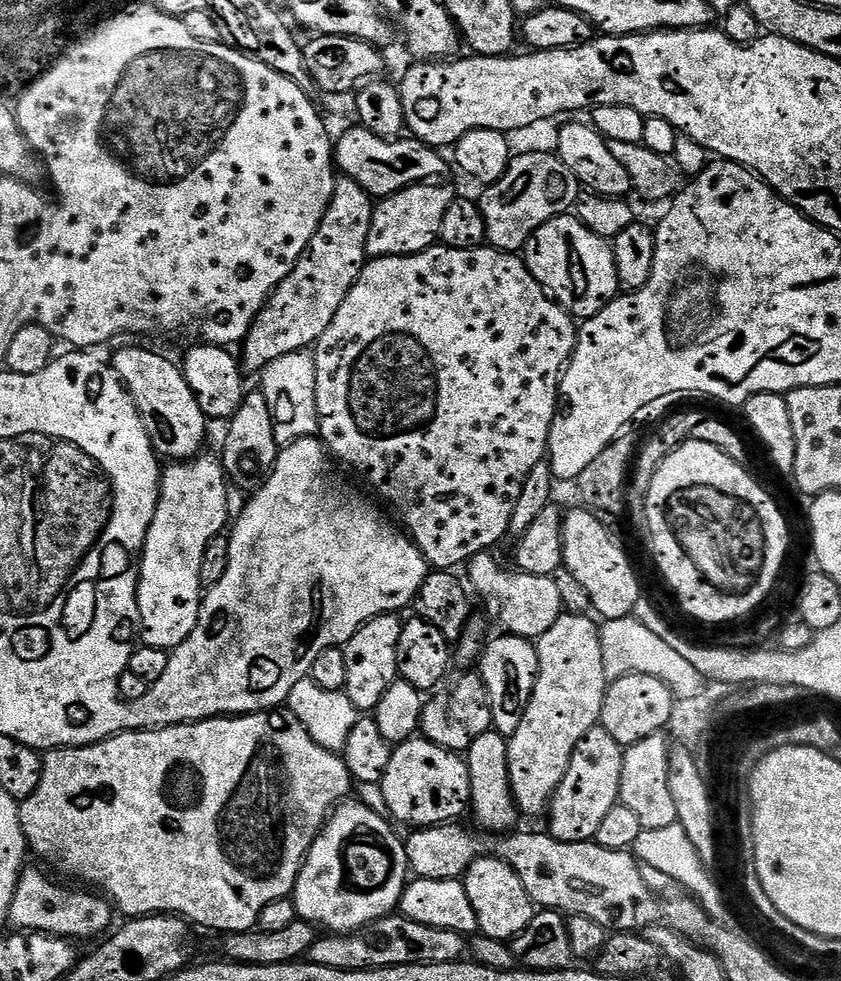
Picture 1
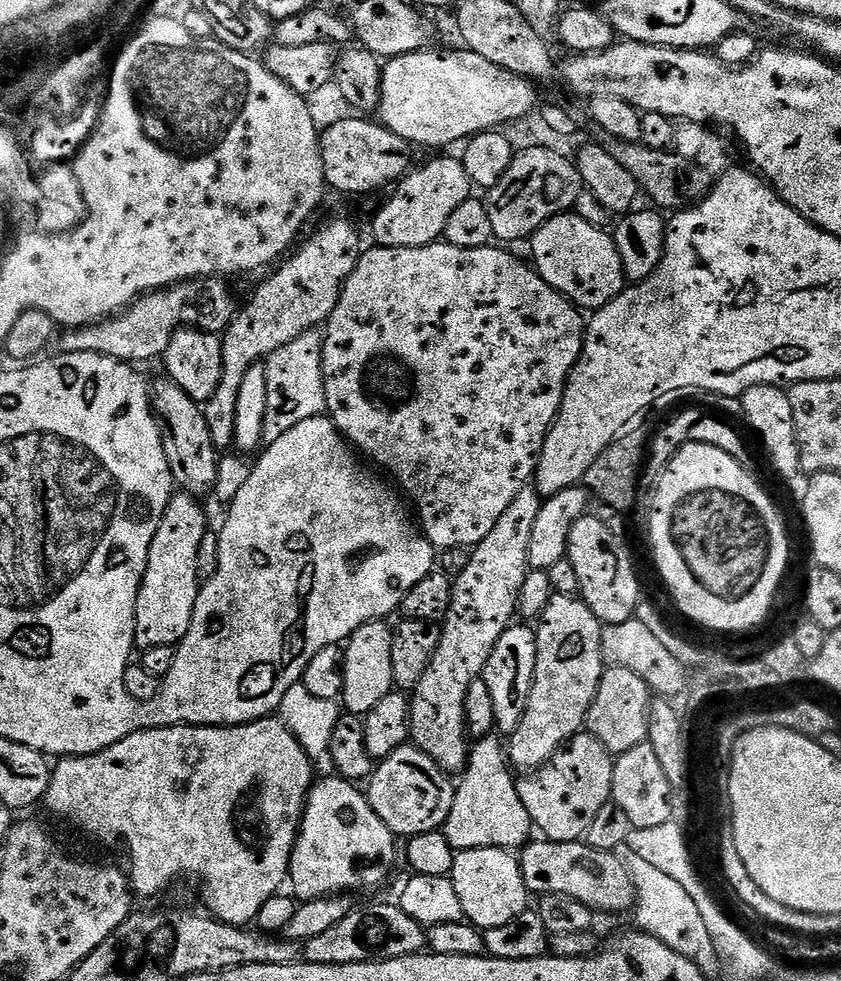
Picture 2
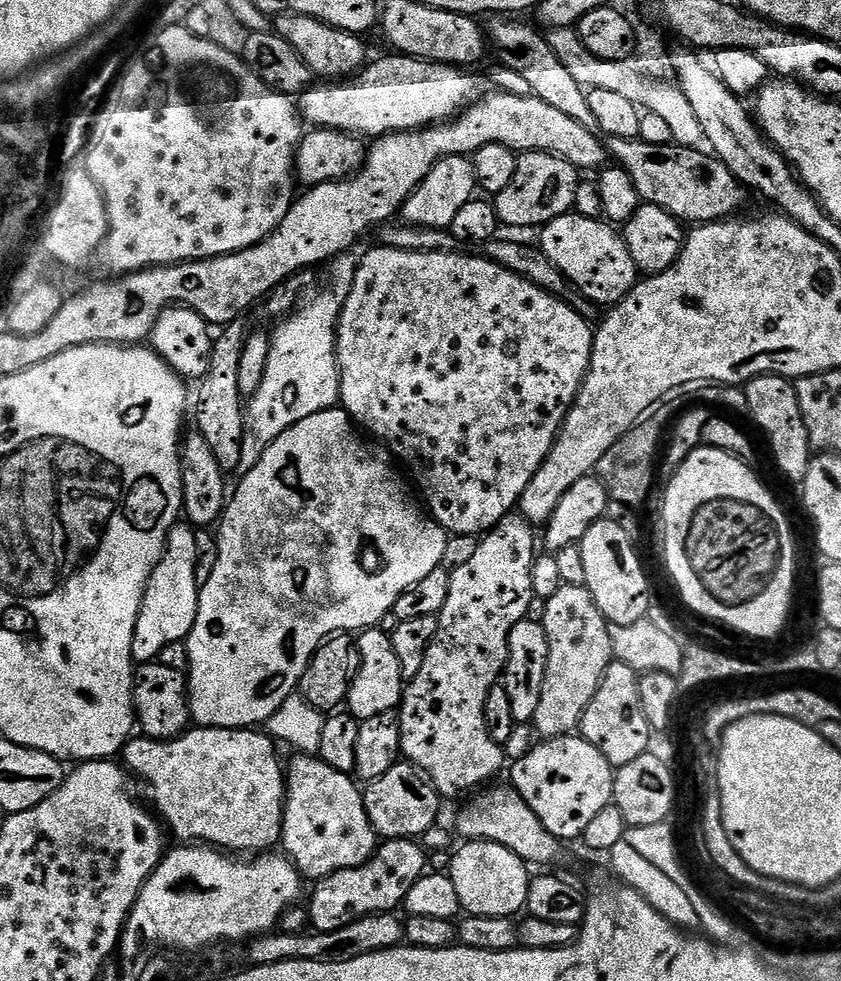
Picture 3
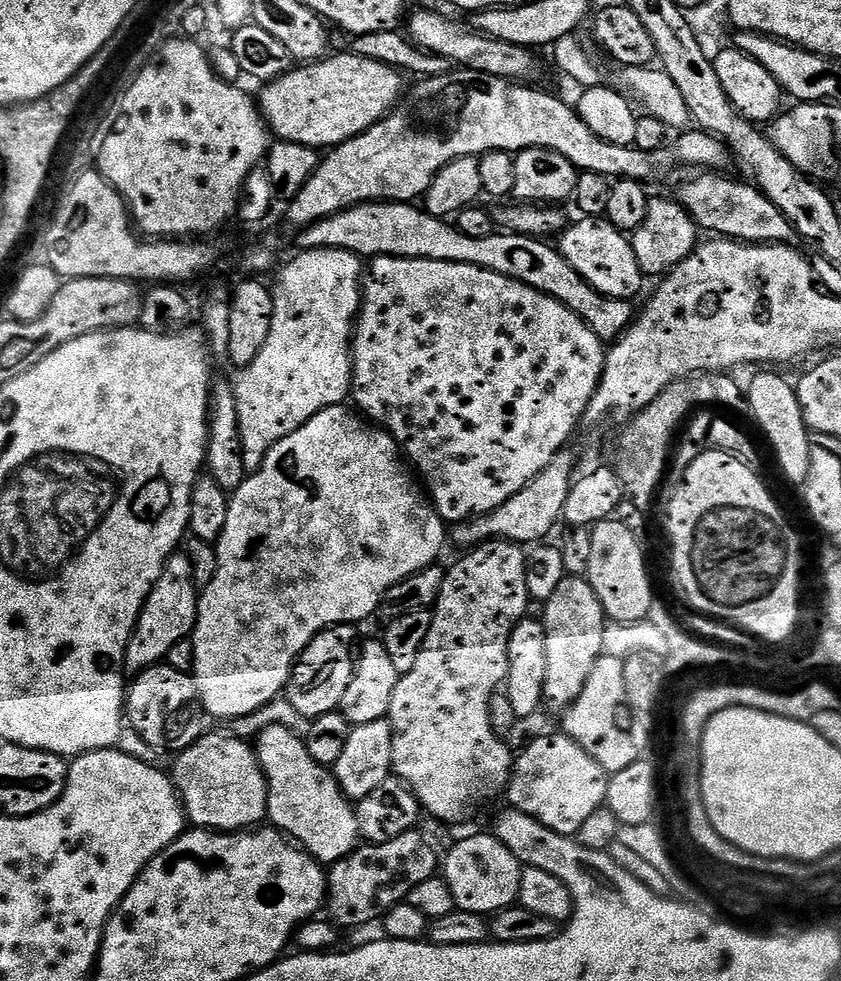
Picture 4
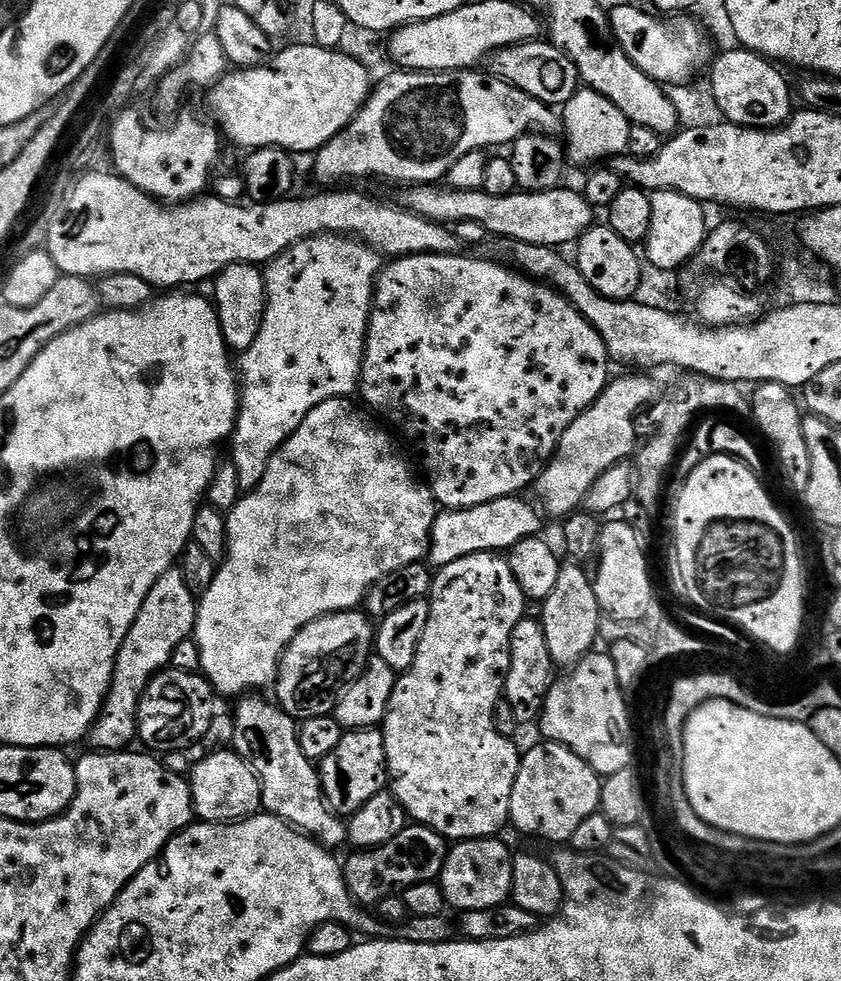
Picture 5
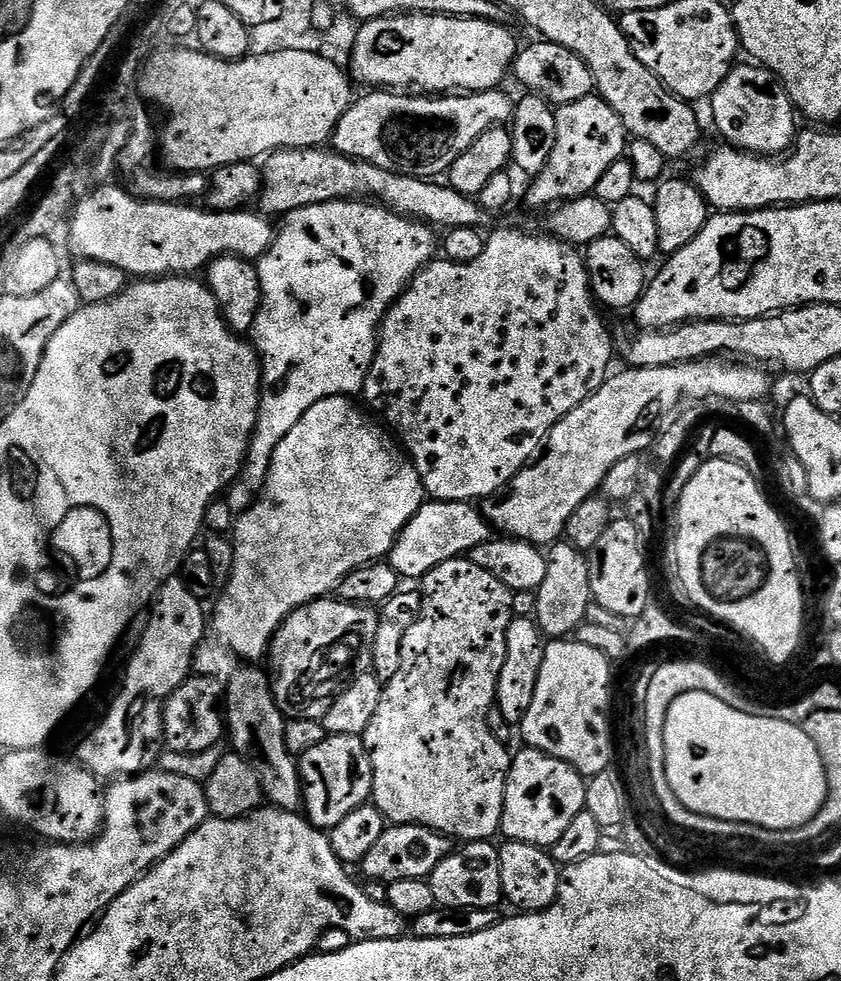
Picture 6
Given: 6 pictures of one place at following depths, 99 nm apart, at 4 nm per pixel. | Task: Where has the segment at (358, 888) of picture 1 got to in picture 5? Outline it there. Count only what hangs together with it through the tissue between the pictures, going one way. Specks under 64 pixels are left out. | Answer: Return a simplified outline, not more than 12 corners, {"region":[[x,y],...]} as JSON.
{"region":[[248,694],[231,751],[260,779],[267,815],[325,848],[348,825],[324,801],[297,721]]}

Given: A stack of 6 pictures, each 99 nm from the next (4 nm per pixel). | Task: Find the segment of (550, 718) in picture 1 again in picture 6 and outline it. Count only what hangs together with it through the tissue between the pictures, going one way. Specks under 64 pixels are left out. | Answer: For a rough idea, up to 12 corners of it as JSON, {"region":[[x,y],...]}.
{"region":[[571,542],[547,553],[534,619],[568,638],[593,607],[589,557]]}

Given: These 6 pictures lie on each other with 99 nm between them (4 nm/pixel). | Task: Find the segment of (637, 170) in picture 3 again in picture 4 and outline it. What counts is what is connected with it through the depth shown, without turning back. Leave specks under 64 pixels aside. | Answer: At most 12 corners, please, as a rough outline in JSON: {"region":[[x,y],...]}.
{"region":[[693,175],[678,203],[697,229],[792,244],[792,223],[753,184]]}

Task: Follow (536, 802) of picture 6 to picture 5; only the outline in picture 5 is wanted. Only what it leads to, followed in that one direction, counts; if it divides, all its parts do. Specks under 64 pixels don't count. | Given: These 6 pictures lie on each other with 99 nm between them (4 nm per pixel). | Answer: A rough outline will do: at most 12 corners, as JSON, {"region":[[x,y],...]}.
{"region":[[566,746],[521,755],[510,824],[564,846],[602,778]]}

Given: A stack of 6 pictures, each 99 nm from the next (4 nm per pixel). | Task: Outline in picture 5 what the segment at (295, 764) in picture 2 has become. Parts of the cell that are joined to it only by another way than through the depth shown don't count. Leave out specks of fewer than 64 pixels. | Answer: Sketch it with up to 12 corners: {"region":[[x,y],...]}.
{"region":[[212,750],[190,769],[201,821],[261,811],[260,779],[241,756]]}

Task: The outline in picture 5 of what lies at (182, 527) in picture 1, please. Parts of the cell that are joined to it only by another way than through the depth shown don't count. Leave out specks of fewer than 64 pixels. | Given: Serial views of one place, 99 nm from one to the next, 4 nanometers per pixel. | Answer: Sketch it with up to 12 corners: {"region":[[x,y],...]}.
{"region":[[179,570],[142,602],[116,659],[93,749],[134,740],[140,693],[196,631]]}

